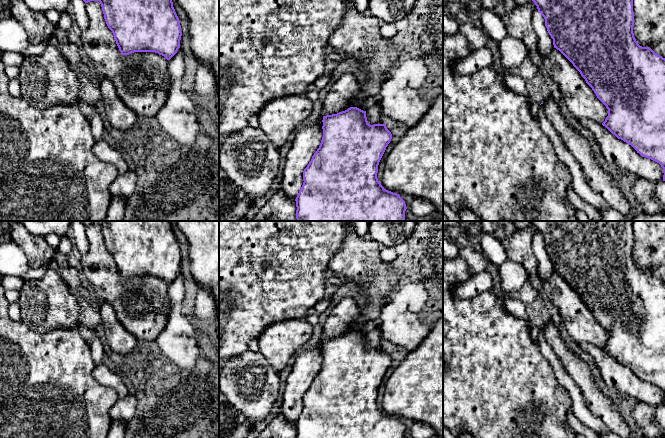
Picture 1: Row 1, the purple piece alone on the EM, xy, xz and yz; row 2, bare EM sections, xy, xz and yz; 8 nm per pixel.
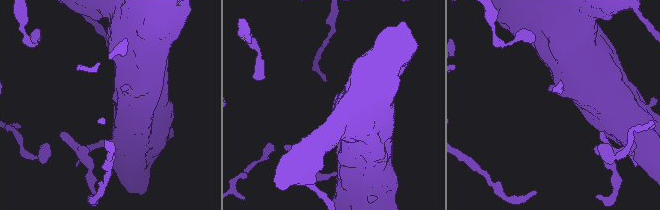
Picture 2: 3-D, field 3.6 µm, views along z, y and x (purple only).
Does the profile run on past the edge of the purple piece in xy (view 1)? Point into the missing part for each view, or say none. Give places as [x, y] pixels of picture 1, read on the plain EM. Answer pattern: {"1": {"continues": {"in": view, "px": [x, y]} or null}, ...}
{"1": {"continues": null}}

